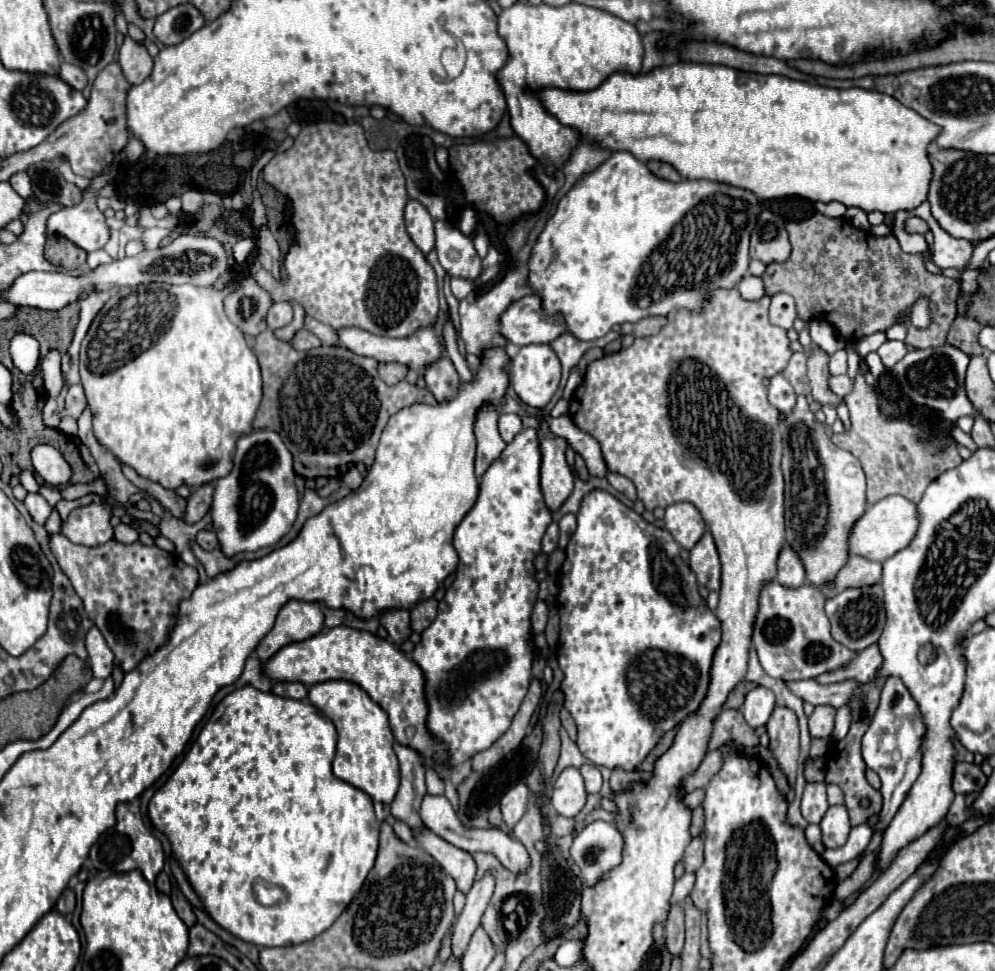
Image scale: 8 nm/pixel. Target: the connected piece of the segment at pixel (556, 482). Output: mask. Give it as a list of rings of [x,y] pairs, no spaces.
[[[541,437],[541,491],[551,511],[557,511],[573,491],[573,473],[567,465],[567,441],[561,437]]]

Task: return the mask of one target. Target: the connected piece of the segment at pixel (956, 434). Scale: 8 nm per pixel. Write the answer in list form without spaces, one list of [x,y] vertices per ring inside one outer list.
[[[957,425],[951,429],[951,435],[953,435],[953,439],[957,441],[957,445],[961,445],[961,447],[967,447],[969,451],[977,451],[977,445],[975,445],[975,441],[967,435],[967,433],[963,433]]]

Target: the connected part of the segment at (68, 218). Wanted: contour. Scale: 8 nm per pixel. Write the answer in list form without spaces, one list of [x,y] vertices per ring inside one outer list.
[[[107,167],[103,175],[91,181],[91,191],[83,195],[83,201],[79,205],[53,213],[47,223],[47,233],[65,235],[87,253],[103,249],[103,245],[109,241],[109,225],[105,223],[105,215],[95,205],[95,195],[103,183],[109,183],[109,171],[111,167]]]

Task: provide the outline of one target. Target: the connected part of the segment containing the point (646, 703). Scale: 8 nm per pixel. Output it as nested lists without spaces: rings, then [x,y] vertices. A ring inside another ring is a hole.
[[[591,491],[581,501],[581,509],[577,513],[577,531],[569,541],[567,559],[561,567],[561,591],[557,603],[559,603],[559,617],[561,617],[557,661],[565,673],[561,691],[565,693],[565,707],[571,711],[577,723],[577,747],[595,765],[603,765],[609,769],[621,767],[633,771],[667,731],[677,727],[681,719],[685,719],[685,715],[693,713],[701,705],[701,699],[705,697],[709,685],[709,667],[713,661],[713,651],[721,641],[721,625],[717,623],[715,613],[699,597],[697,579],[691,575],[689,565],[679,557],[679,545],[669,535],[669,531],[647,523],[641,515],[625,507],[619,499],[615,499],[607,491]]]

